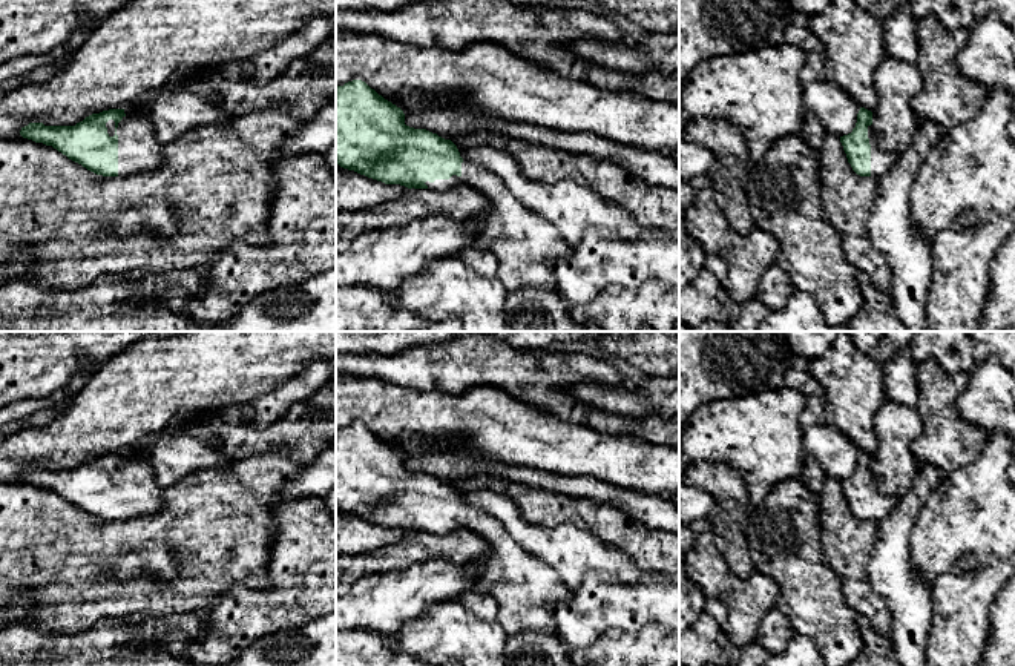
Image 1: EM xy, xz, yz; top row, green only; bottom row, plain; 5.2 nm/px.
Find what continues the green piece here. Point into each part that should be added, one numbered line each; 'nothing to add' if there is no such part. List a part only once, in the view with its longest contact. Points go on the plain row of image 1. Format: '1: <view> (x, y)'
1: xy (138, 494)

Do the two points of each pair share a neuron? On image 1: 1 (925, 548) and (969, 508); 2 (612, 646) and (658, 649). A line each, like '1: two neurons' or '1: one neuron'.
1: one neuron
2: one neuron

